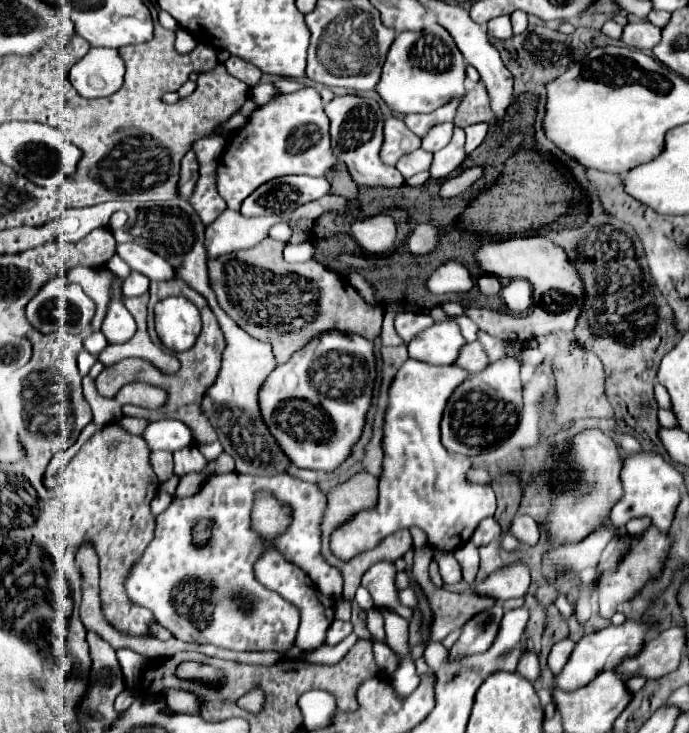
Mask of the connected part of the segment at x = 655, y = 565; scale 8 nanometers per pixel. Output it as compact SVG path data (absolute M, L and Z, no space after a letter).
M655 528L647 530L645 536L623 556L623 562L619 564L619 568L611 574L605 574L601 578L601 586L599 586L599 612L603 618L611 618L615 614L615 606L629 600L649 578L653 578L659 570L661 570L661 562L665 558L665 552L669 548L671 540L667 534L657 532Z

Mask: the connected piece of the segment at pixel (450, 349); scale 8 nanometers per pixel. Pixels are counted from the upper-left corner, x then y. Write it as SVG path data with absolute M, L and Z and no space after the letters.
M441 322L419 332L419 336L415 336L407 344L407 352L415 360L439 366L439 364L453 364L463 344L465 340L459 334L455 322Z

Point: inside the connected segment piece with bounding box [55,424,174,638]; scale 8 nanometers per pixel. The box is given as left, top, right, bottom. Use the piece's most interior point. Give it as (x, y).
(116, 516)

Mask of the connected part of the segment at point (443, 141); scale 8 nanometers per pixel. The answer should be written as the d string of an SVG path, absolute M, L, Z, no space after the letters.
M453 122L439 124L439 126L431 128L431 132L427 132L427 136L423 138L421 148L433 154L433 152L441 150L443 146L447 146L447 144L449 144L449 140L451 140L451 136L453 136Z

